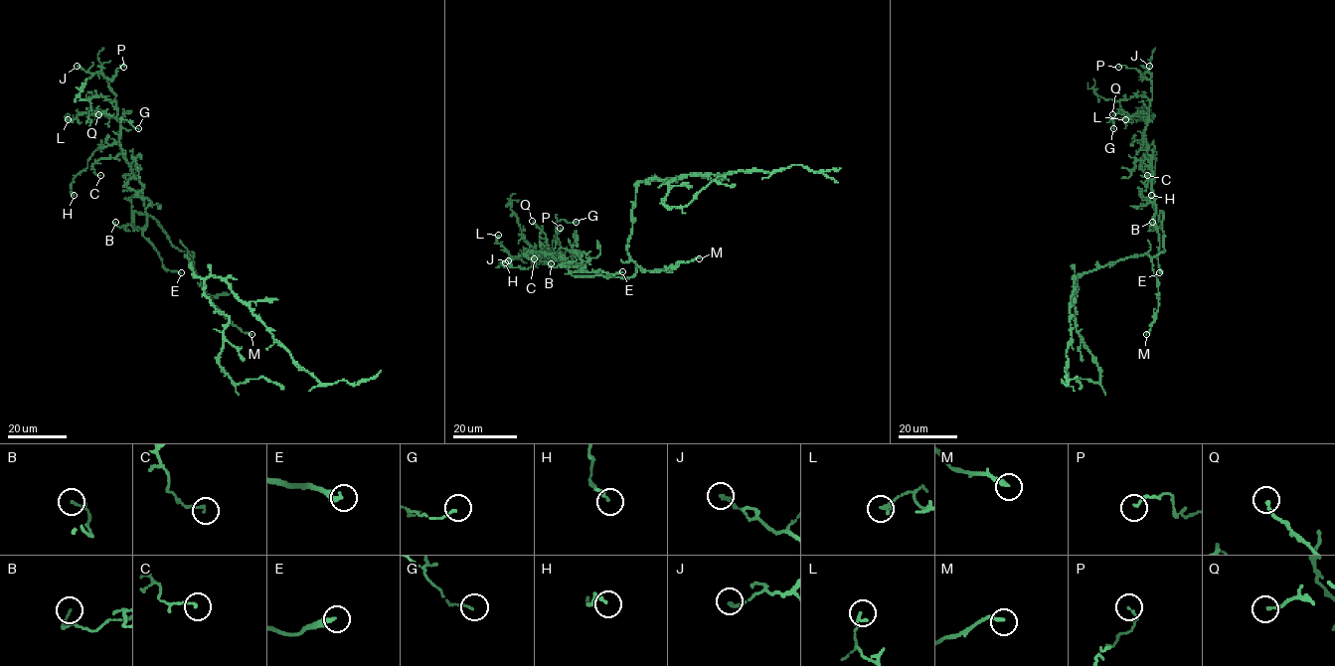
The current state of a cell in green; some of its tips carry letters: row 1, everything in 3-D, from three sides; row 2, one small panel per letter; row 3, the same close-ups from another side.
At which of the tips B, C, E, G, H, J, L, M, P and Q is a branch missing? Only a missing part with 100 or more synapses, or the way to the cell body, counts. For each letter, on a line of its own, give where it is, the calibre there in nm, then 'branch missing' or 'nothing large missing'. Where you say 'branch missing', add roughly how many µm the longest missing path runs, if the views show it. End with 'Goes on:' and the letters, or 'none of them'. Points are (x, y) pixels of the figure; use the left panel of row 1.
B: place (115, 222); calibre 100 nm; nothing large missing
C: place (100, 175); calibre 120 nm; nothing large missing
E: place (181, 272); calibre 280 nm; branch missing; missing 30 µm
G: place (138, 128); calibre 110 nm; nothing large missing
H: place (74, 195); calibre 140 nm; nothing large missing
J: place (77, 66); calibre 170 nm; nothing large missing
L: place (68, 119); calibre 170 nm; nothing large missing
M: place (251, 334); calibre 190 nm; nothing large missing
P: place (123, 67); calibre 110 nm; nothing large missing
Q: place (98, 114); calibre 150 nm; nothing large missing
Goes on: E

